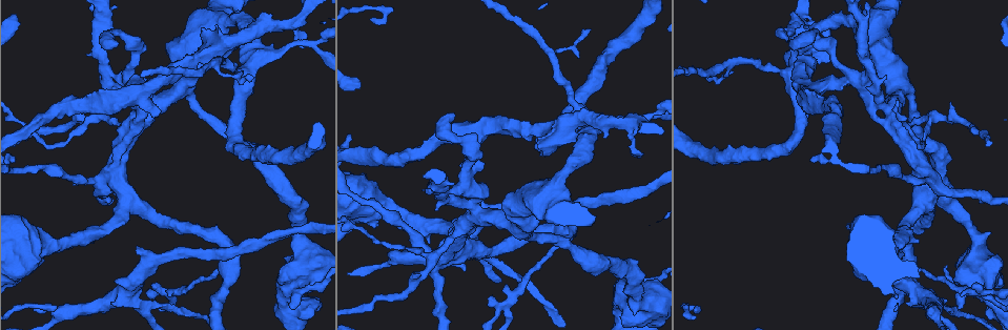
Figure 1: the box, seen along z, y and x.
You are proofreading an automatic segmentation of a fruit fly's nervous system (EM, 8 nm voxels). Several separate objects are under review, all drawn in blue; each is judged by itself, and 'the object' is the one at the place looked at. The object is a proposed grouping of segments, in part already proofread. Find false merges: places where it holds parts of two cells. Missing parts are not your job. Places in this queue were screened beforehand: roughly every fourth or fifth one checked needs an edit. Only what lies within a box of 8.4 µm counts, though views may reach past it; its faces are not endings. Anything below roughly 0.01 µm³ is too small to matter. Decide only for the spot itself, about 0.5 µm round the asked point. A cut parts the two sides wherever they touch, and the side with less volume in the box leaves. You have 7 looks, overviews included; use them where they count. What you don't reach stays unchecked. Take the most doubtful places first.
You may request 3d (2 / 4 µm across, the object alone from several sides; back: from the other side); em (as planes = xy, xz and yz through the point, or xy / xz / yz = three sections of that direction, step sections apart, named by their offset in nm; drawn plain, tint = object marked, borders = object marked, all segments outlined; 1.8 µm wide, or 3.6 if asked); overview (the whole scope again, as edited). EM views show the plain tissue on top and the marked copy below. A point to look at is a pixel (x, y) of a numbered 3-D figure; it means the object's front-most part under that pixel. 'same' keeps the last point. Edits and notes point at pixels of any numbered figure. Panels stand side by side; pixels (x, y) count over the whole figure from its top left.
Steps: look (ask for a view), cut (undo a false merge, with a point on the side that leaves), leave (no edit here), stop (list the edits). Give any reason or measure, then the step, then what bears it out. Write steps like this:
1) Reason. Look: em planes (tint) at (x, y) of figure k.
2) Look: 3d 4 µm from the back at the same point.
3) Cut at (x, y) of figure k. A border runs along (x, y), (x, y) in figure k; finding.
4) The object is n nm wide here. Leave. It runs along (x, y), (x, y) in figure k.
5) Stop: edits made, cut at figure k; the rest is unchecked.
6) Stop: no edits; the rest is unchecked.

Abrupt turn. Look: 3d 2 µm at (924, 188) of figure 1.

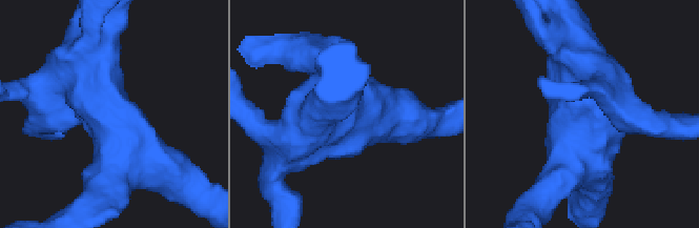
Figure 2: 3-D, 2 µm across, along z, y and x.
Look: em planes (tint) at (577, 102) of figure 2.

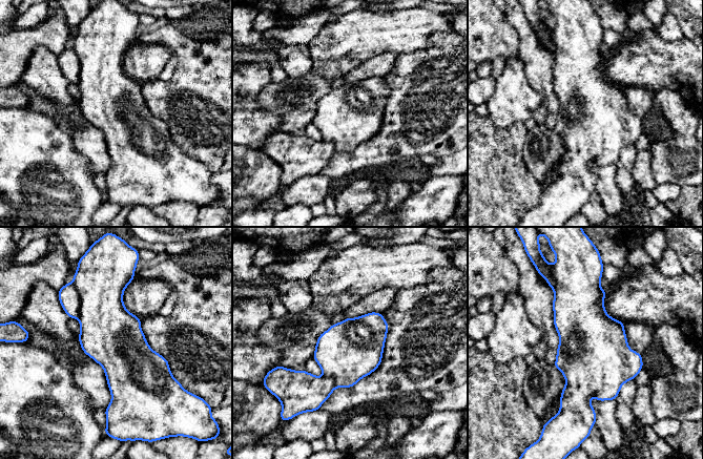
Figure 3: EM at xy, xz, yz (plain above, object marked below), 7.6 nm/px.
Leave. All the same cell.

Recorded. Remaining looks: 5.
Thick turns thin. Look: em xy step 4 (tint) at (479, 216) of figure 1.

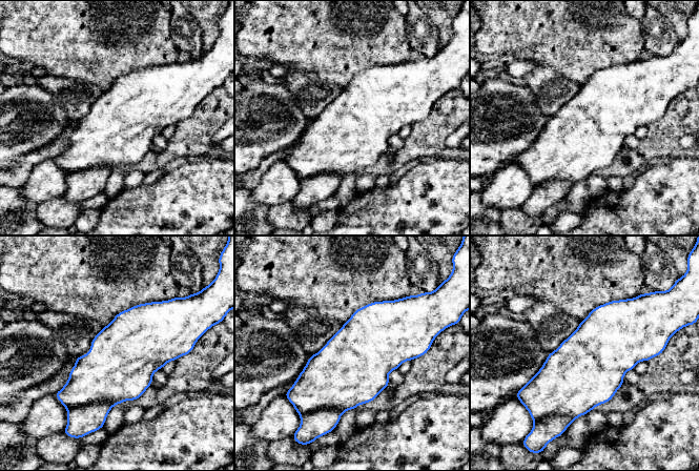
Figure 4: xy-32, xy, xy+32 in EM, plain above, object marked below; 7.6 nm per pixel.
Look: em yz step 16 (tint) at the same point.

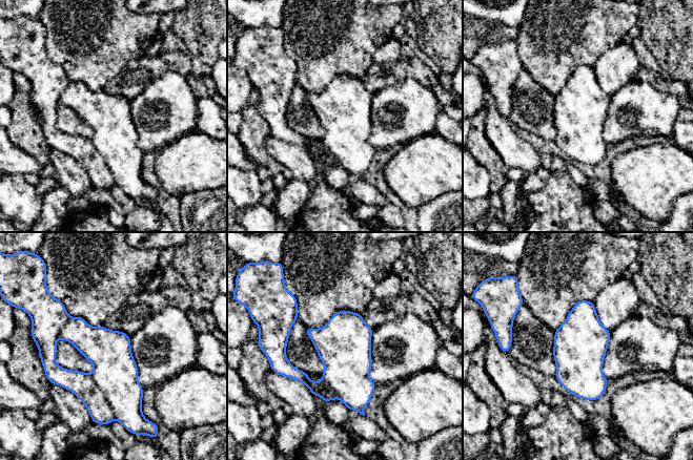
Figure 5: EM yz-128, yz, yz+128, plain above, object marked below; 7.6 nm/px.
Leave. Continuous, no second cell.

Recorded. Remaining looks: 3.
Arms part here. Look: 3d 4 µm at (920, 297) of figure 1.

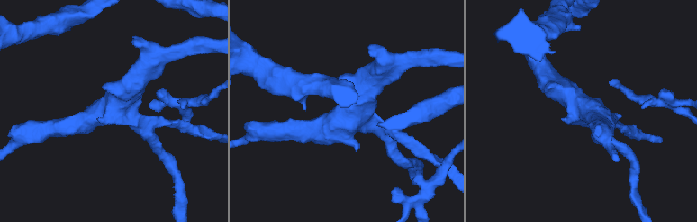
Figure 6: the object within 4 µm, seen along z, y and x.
Need the tissue. Look: em xz step 16 (tint) at (113, 109) of figure 6.

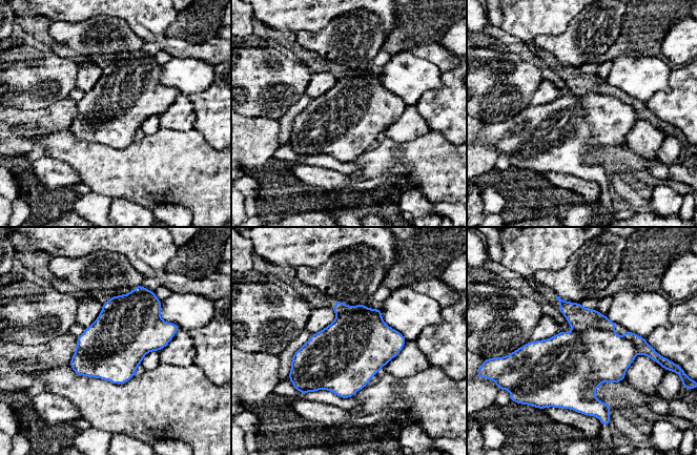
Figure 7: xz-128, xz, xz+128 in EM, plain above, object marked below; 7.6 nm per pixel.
Cut at (579, 318) of figure 7. A border runs along (573, 329), (597, 328), (612, 331) in figure 7; a second cell is stuck on.

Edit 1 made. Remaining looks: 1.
Stop: edits made, cut at figure 7; the rest is unchecked.

